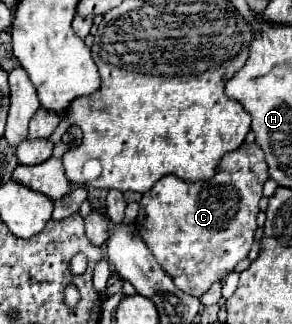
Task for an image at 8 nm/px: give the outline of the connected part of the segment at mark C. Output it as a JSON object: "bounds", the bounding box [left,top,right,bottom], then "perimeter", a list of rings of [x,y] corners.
{"bounds":[135,144,267,296],"perimeter":[[[243,144],[221,158],[213,178],[189,184],[177,176],[165,176],[143,194],[135,228],[179,290],[201,296],[247,256],[253,246],[255,216],[267,178],[263,150],[257,144]]]}

